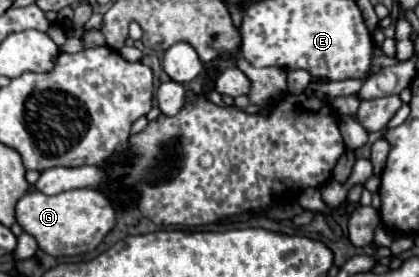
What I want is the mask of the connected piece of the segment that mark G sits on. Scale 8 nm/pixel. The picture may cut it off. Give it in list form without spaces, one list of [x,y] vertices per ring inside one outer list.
[[[74,189],[74,191],[64,191],[58,195],[42,195],[42,193],[26,193],[18,203],[16,203],[16,223],[36,239],[38,247],[54,257],[60,255],[80,255],[88,253],[98,247],[98,243],[104,239],[104,235],[114,227],[114,209],[110,201],[96,189]]]

